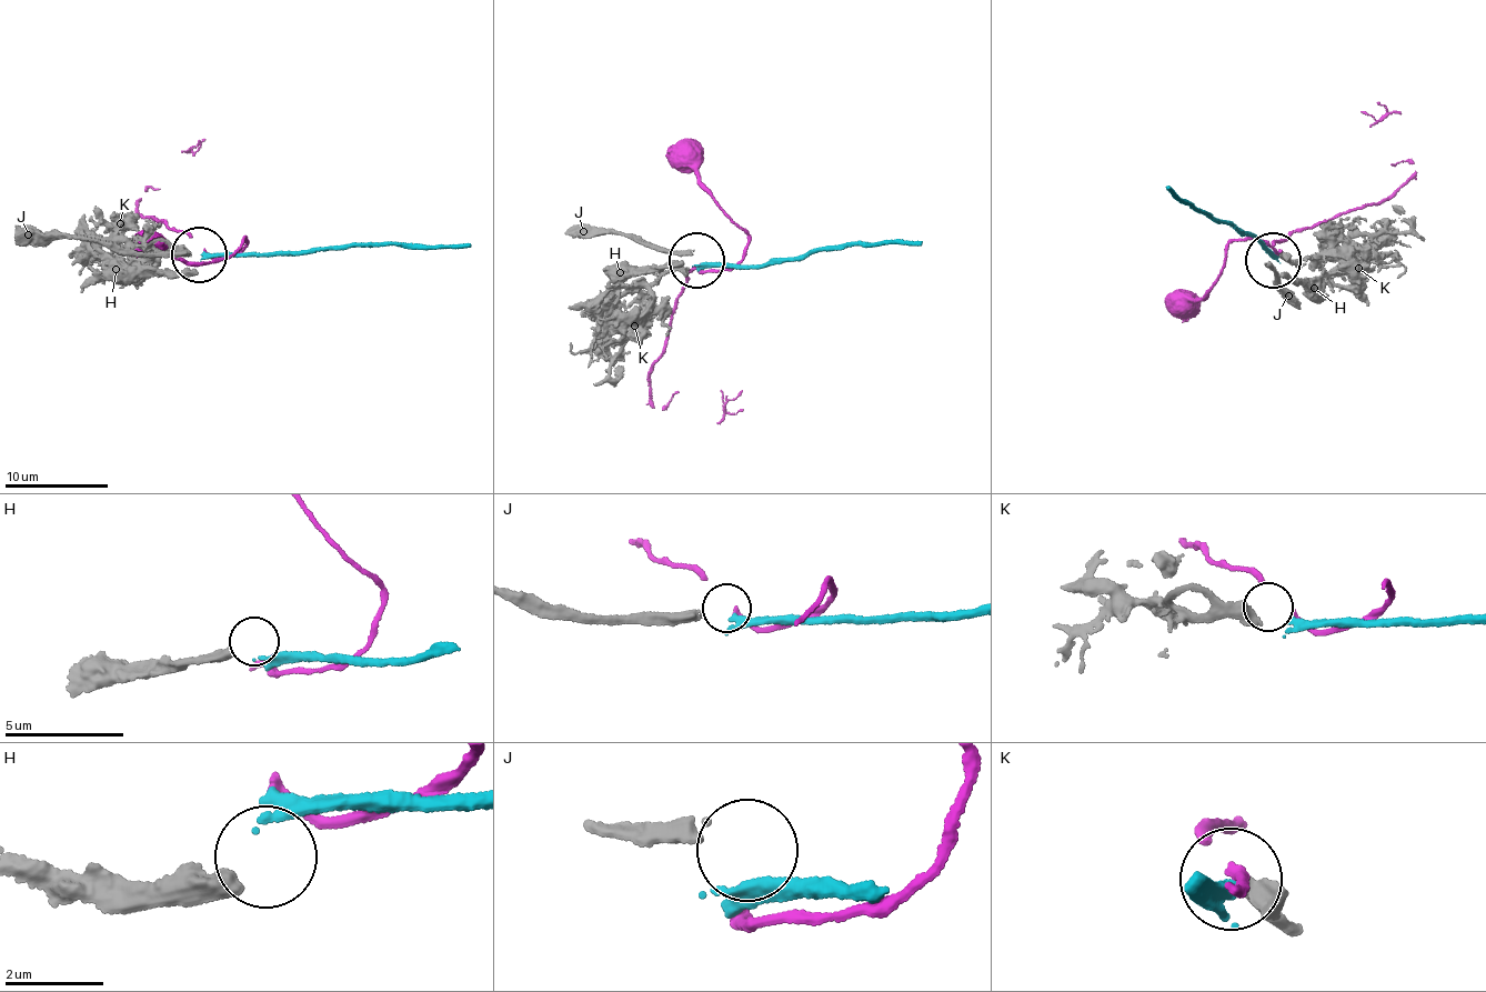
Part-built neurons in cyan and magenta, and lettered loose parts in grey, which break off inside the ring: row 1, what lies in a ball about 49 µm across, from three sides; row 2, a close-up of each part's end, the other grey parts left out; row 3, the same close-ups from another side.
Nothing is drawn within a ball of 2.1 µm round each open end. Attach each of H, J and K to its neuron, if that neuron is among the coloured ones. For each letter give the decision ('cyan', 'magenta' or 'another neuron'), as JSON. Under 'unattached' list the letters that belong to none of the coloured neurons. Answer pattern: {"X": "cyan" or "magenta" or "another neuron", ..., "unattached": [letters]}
{"H": "another neuron", "J": "another neuron", "K": "cyan", "unattached": ["H", "J"]}

